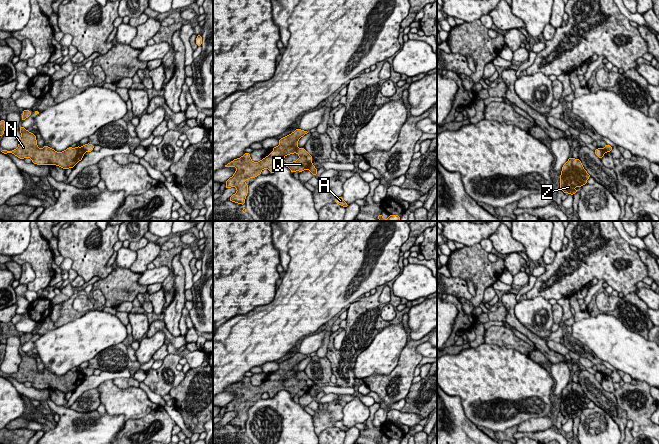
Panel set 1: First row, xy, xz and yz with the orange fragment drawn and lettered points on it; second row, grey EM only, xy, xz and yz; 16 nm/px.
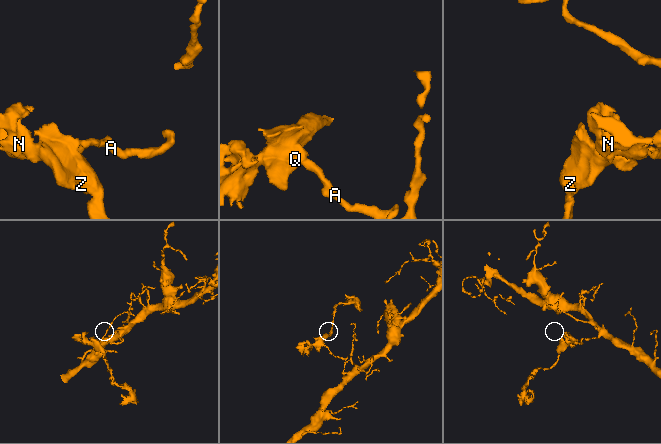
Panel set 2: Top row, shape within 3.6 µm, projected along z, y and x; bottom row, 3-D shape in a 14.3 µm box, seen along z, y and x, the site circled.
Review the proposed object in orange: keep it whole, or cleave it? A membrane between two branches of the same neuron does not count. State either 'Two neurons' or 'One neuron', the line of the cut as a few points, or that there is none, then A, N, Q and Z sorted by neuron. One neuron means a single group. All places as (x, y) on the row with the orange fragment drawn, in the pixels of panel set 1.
Two neurons. Split along xz (311, 162), (307, 168). Groups: A / N Q Z

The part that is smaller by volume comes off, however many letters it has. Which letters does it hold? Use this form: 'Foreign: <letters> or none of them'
Foreign: N, Q, Z

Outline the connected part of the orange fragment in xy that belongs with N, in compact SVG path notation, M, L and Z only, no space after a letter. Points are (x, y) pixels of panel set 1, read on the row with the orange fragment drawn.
M20 126L19 129L21 138L18 148L12 151L2 150L2 153L12 153L20 159L29 157L34 164L57 165L65 170L73 168L84 156L85 151L79 146L75 149L69 147L63 152L56 152L47 145L44 145L44 147L40 149L37 145L35 134L27 131L26 128L22 126Z

